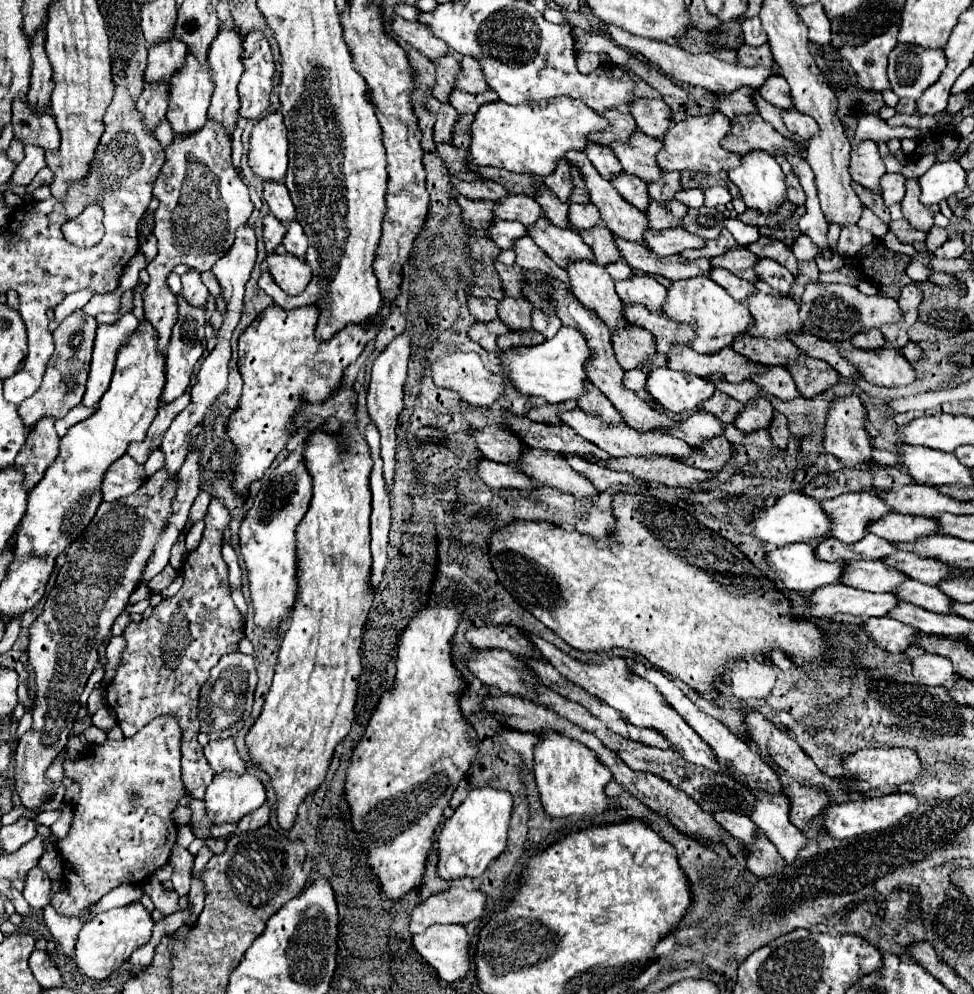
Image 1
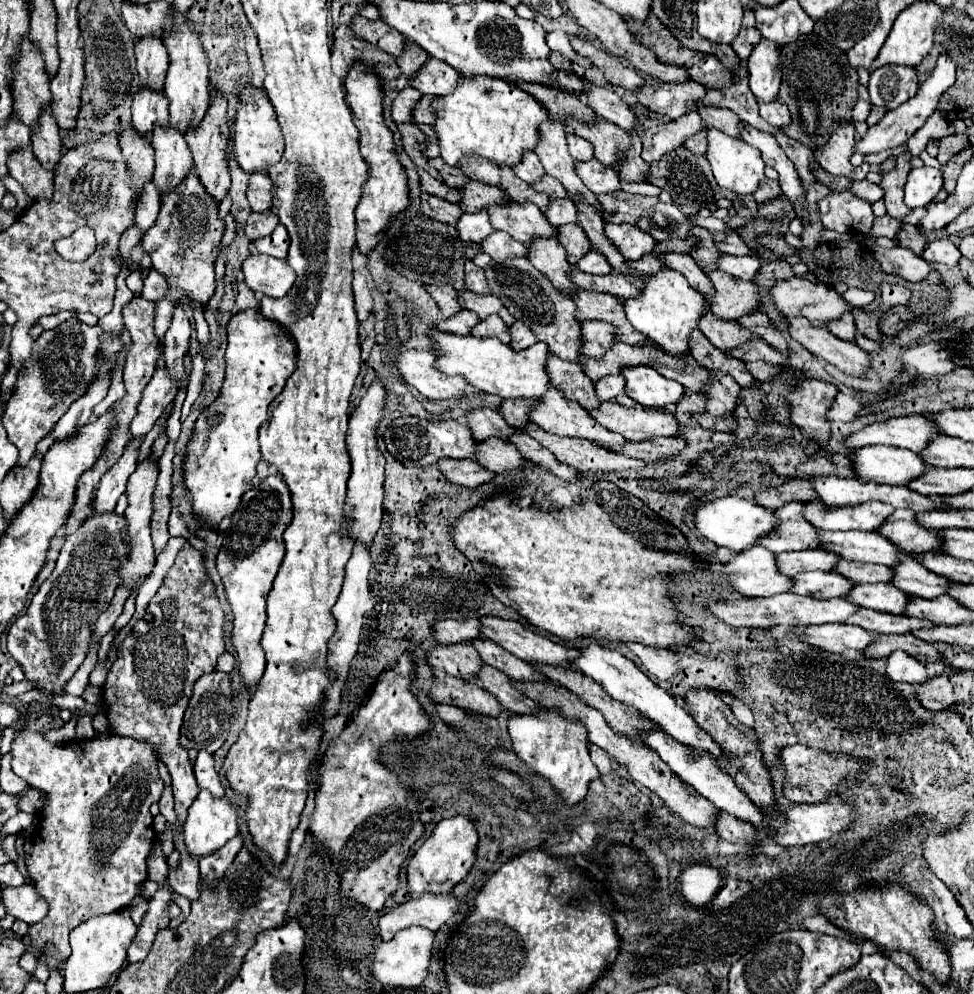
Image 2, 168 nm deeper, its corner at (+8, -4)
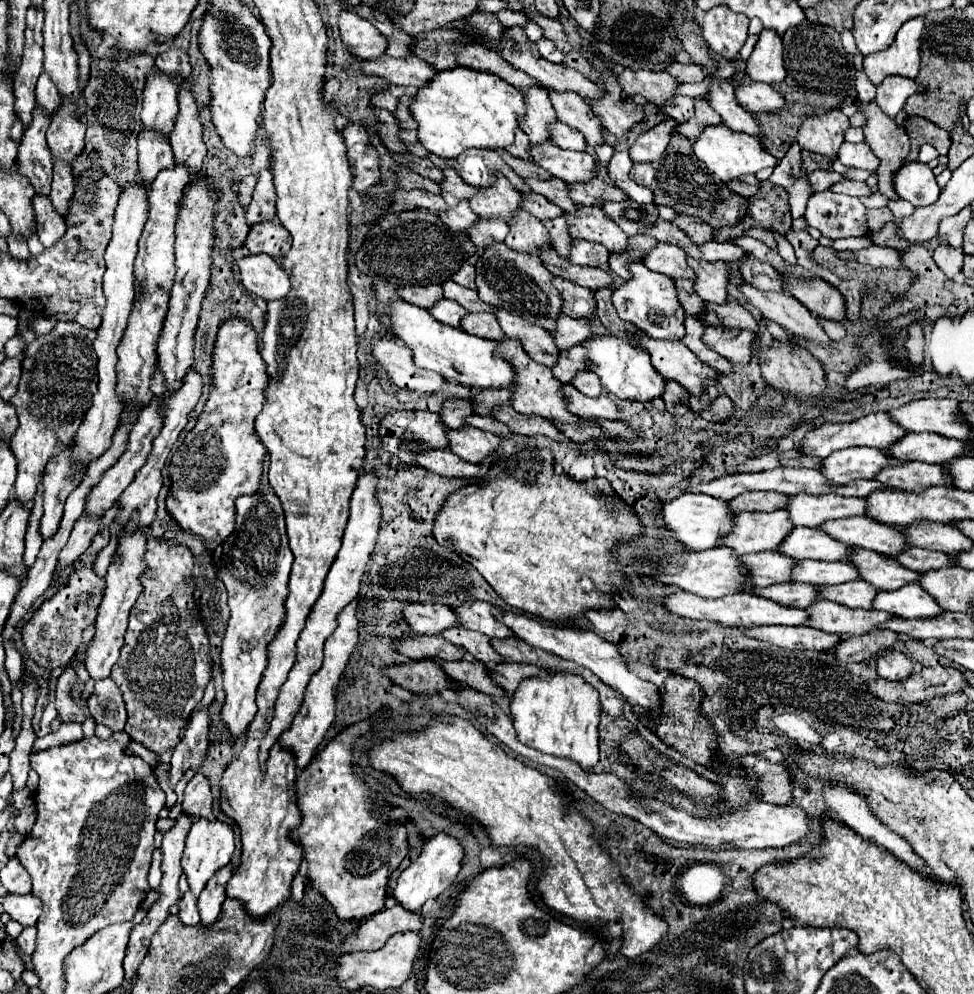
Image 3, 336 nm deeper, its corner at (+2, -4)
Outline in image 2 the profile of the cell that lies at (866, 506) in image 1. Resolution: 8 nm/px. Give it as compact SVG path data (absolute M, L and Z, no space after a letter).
M791 502L775 510L779 524L759 544L775 554L819 548L819 528L811 528L811 524L803 520L803 504L805 502Z

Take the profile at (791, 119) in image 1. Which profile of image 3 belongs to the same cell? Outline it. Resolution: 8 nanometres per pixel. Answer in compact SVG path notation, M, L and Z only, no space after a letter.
M747 76L741 80L741 84L735 84L735 96L737 102L753 114L773 112L783 106L783 98L769 84L757 84Z

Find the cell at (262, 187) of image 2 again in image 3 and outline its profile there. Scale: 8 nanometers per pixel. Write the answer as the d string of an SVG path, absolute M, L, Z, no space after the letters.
M245 176L243 180L239 180L239 184L237 184L237 202L241 206L247 206L251 202L255 182L257 182L257 176Z

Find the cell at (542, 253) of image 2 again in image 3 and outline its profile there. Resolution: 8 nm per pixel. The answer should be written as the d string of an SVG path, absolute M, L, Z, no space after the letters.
M521 210L517 216L513 216L513 224L509 224L509 236L505 236L505 244L519 252L537 254L539 246L549 246L549 234L535 216Z

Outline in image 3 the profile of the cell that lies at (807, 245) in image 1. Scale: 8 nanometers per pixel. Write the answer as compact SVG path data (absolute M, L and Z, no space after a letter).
M803 176L803 180L797 180L793 186L787 188L787 194L789 194L789 206L791 206L793 218L801 218L805 212L807 200L813 194L813 190L809 188L809 180Z

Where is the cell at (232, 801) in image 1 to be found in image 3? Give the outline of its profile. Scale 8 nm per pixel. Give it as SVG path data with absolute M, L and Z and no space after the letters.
M203 818L193 822L193 826L187 834L185 852L183 852L183 858L181 858L181 868L183 868L183 874L187 876L187 882L189 882L189 888L191 888L193 896L201 894L201 890L205 888L209 878L213 878L213 874L219 868L227 866L231 856L233 856L233 830L231 830L229 824L219 822L219 820L207 822Z

